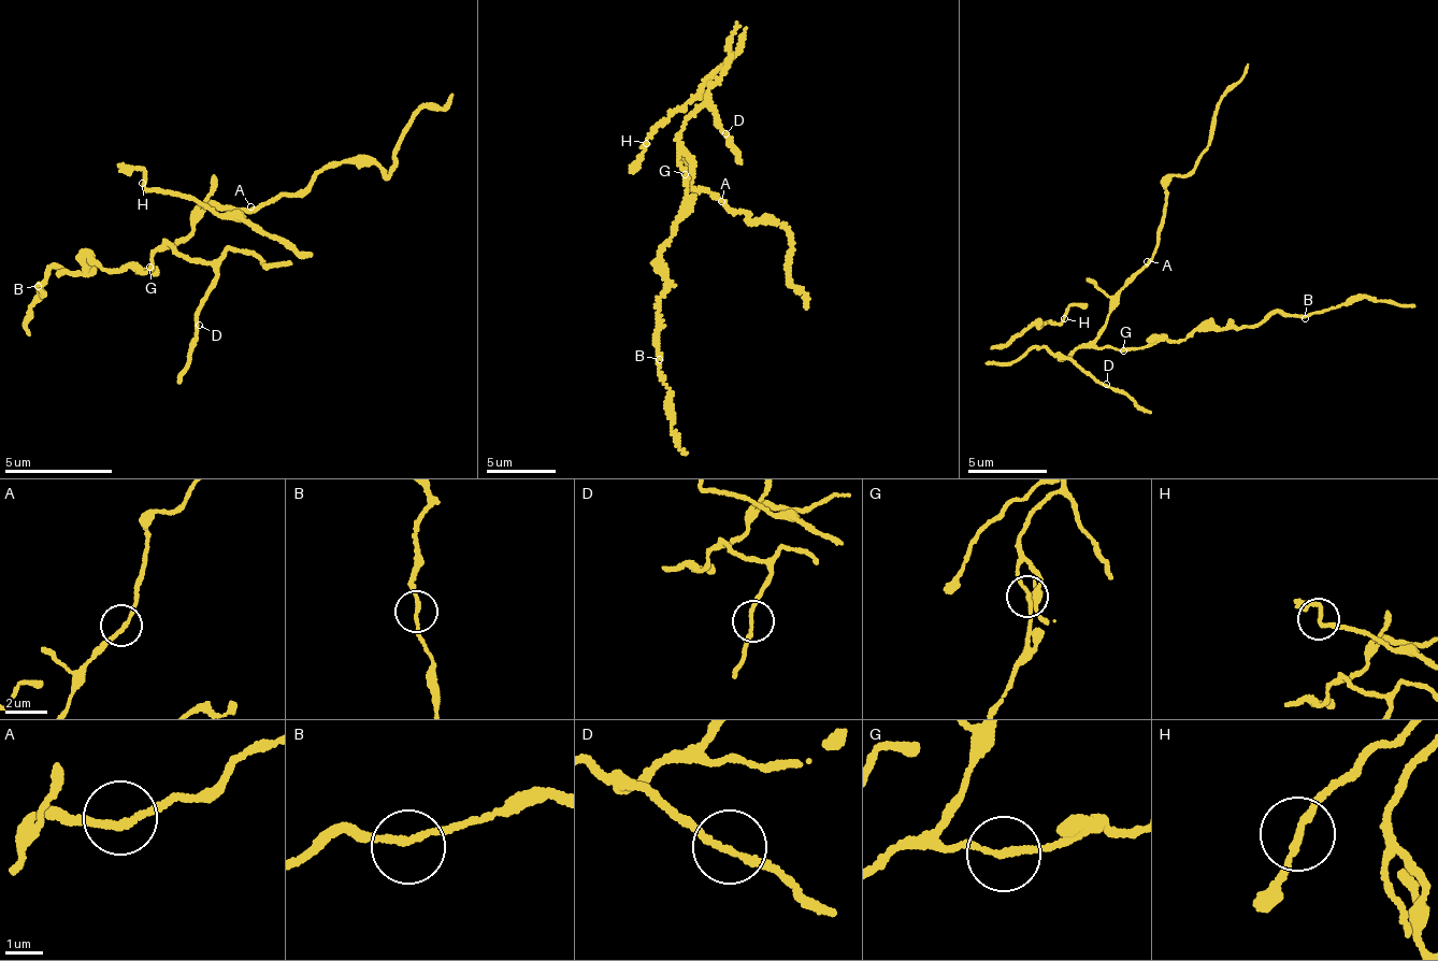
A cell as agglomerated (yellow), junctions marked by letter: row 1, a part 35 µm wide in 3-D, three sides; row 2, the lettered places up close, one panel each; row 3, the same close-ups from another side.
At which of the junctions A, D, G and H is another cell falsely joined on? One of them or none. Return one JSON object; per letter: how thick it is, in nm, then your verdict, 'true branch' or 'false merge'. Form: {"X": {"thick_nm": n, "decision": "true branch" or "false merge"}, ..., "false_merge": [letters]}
{"A": {"thick_nm": 170, "decision": "true branch"}, "D": {"thick_nm": 170, "decision": "true branch"}, "G": {"thick_nm": 170, "decision": "false merge"}, "H": {"thick_nm": 170, "decision": "true branch"}, "false_merge": ["G"]}

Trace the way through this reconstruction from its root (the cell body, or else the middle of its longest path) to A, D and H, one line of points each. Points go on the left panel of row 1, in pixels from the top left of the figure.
A: (159, 244), (169, 246), (191, 230), (191, 215), (209, 203), (243, 211), (250, 206)
D: (159, 244), (164, 240), (176, 252), (212, 271), (215, 280), (196, 316), (199, 325)
H: (159, 244), (167, 238), (178, 249), (207, 259), (239, 247), (264, 267), (300, 256), (233, 217), (142, 183)

